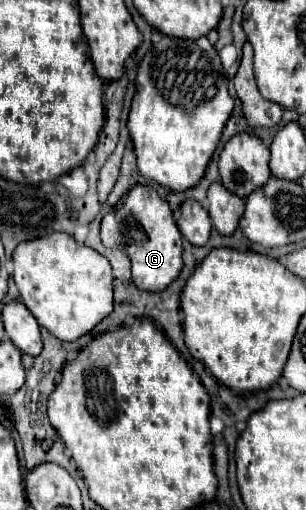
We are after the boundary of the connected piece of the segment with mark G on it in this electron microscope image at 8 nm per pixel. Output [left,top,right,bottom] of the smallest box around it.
[101,186,183,292]

